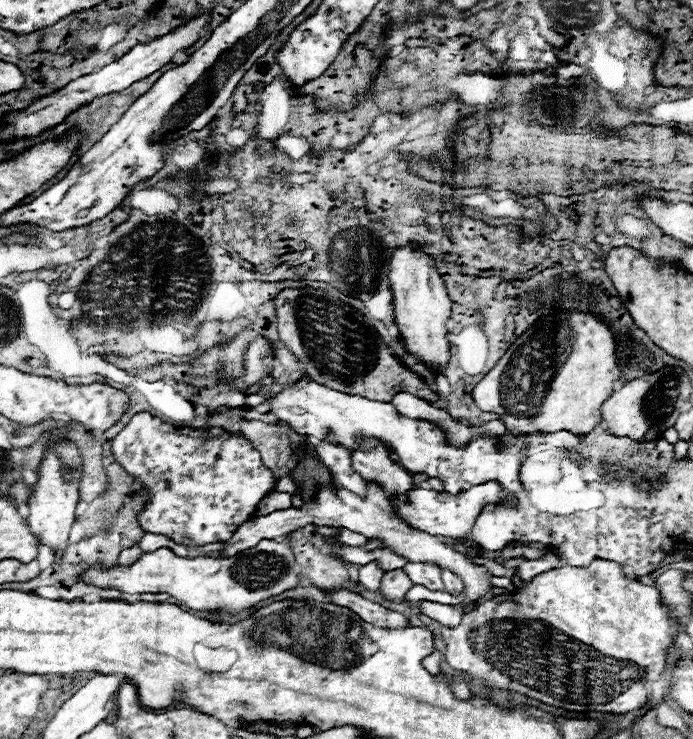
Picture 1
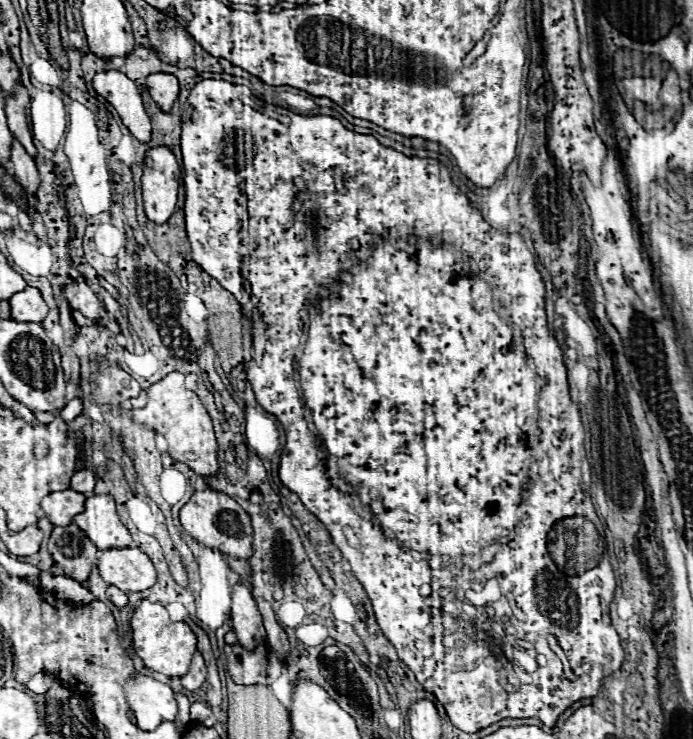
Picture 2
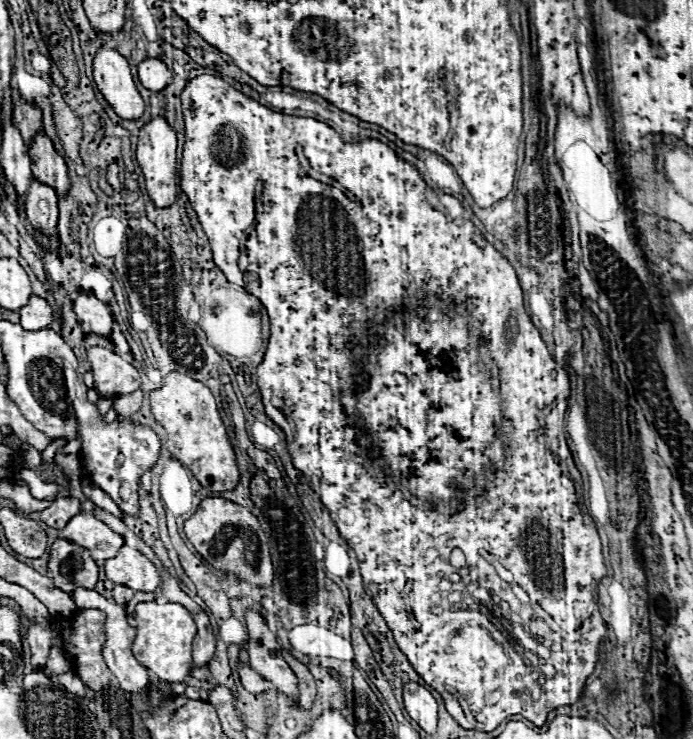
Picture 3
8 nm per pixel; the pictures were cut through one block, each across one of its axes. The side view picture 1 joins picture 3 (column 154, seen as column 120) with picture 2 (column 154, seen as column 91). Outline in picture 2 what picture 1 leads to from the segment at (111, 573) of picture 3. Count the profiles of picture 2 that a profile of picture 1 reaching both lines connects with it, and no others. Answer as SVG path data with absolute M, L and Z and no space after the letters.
M108 548L98 558L100 576L124 592L142 592L156 584L156 570L140 548Z

